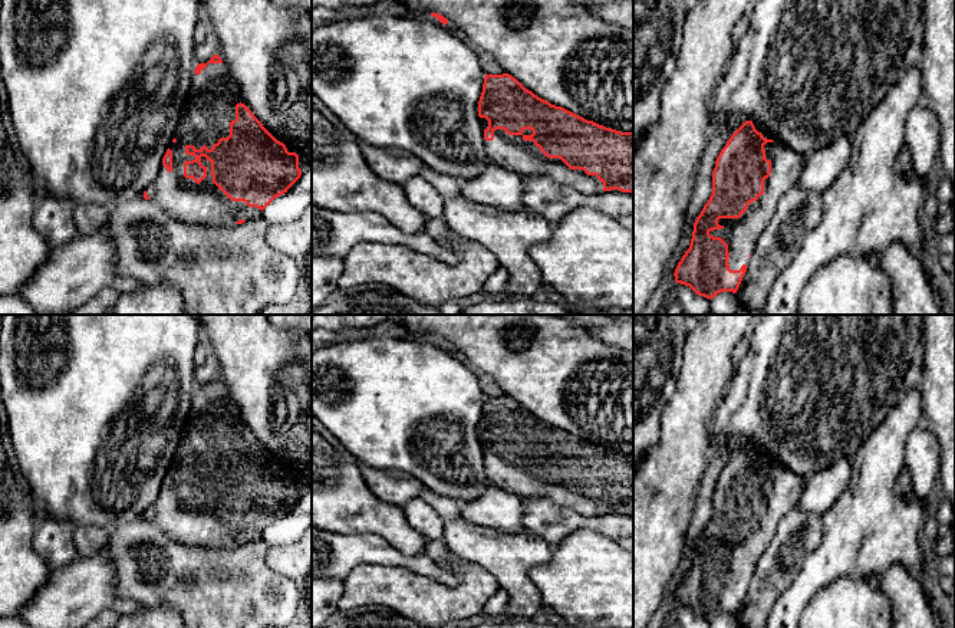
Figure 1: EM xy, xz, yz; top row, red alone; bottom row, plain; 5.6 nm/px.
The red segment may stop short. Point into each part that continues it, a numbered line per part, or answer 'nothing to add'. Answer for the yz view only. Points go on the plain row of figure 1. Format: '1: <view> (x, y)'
1: yz (741, 556)

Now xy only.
1: xy (210, 428)

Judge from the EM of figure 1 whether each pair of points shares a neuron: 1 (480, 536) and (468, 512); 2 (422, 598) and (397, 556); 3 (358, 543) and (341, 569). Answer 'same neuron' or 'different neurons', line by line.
1: different neurons
2: different neurons
3: same neuron

